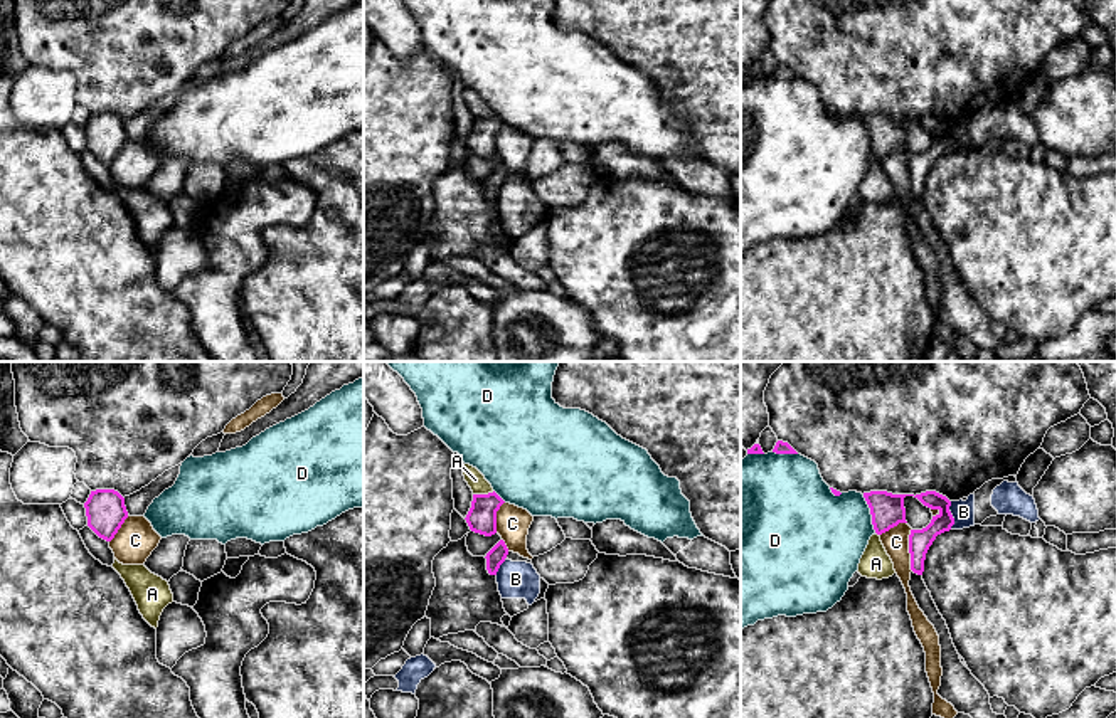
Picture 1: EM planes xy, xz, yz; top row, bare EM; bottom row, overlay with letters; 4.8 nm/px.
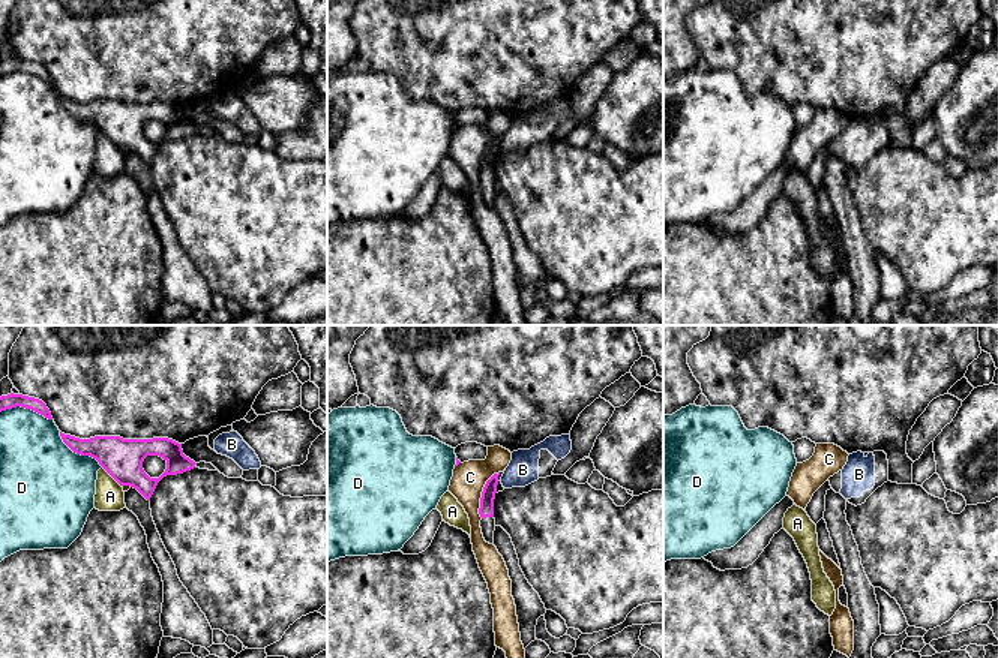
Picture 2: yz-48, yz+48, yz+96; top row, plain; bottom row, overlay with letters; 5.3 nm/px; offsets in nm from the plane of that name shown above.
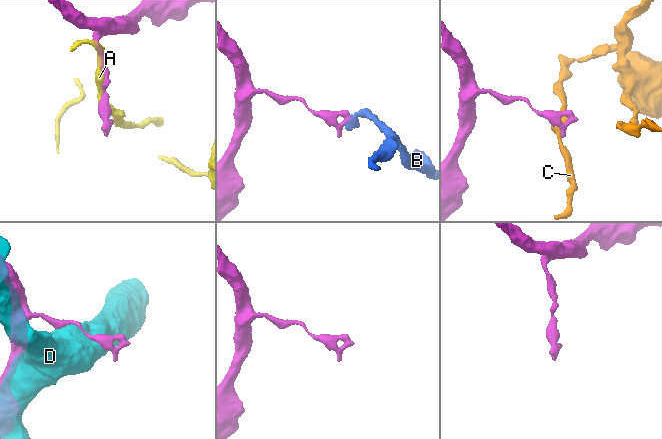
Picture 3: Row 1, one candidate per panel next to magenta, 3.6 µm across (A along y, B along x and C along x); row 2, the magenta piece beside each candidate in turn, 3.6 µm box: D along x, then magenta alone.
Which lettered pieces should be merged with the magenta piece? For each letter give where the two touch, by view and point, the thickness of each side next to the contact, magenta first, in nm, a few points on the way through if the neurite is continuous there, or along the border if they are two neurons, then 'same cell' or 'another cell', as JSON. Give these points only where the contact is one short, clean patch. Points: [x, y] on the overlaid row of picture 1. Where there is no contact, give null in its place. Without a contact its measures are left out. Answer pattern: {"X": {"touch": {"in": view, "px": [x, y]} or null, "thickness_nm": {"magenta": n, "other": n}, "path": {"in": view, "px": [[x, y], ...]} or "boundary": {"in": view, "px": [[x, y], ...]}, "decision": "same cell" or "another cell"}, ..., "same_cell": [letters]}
{"A": {"touch": {"in": "xz", "px": [483, 495]}, "thickness_nm": {"magenta": 140, "other": 90}, "decision": "another cell"}, "B": {"touch": {"in": "yz", "px": [951, 515]}, "thickness_nm": {"magenta": 110, "other": 110}, "boundary": {"in": "yz", "px": [[950, 501], [951, 528]]}, "decision": "another cell"}, "C": {"touch": {"in": "yz", "px": [909, 550]}, "thickness_nm": {"magenta": 160, "other": 130}, "decision": "another cell"}, "D": {"touch": {"in": "yz", "px": [871, 513]}, "thickness_nm": {"magenta": 160, "other": 400}, "decision": "another cell"}, "same_cell": []}

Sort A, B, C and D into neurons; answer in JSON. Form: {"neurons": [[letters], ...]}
{"neurons": [["A"], ["B"], ["C"], ["D"]]}

